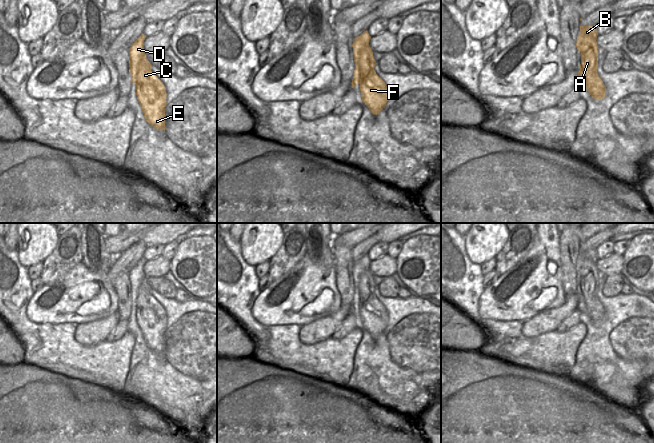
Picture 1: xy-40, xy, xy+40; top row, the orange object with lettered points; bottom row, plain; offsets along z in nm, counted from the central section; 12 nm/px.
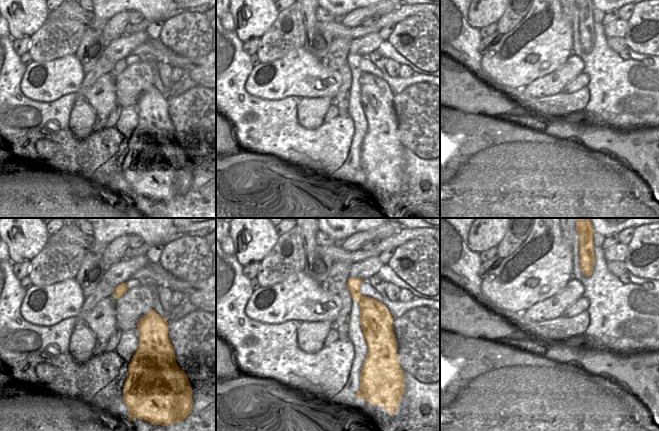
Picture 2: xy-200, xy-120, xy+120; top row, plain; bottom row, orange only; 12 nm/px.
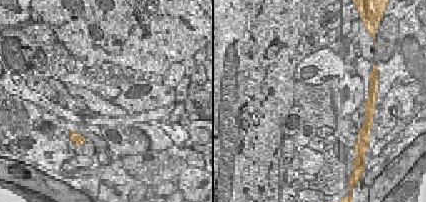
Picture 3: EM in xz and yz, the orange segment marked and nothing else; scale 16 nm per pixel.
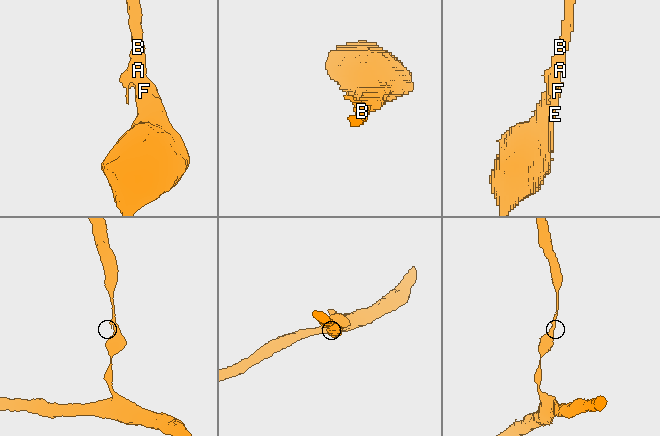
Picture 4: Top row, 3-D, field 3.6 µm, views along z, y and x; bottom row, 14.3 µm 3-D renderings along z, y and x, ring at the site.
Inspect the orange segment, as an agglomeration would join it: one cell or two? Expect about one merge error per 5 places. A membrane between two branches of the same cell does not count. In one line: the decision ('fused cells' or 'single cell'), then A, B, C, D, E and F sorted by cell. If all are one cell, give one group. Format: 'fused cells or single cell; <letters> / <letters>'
single cell; A B C D E F

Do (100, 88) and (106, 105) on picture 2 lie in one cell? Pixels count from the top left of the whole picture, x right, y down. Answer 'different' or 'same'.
same

